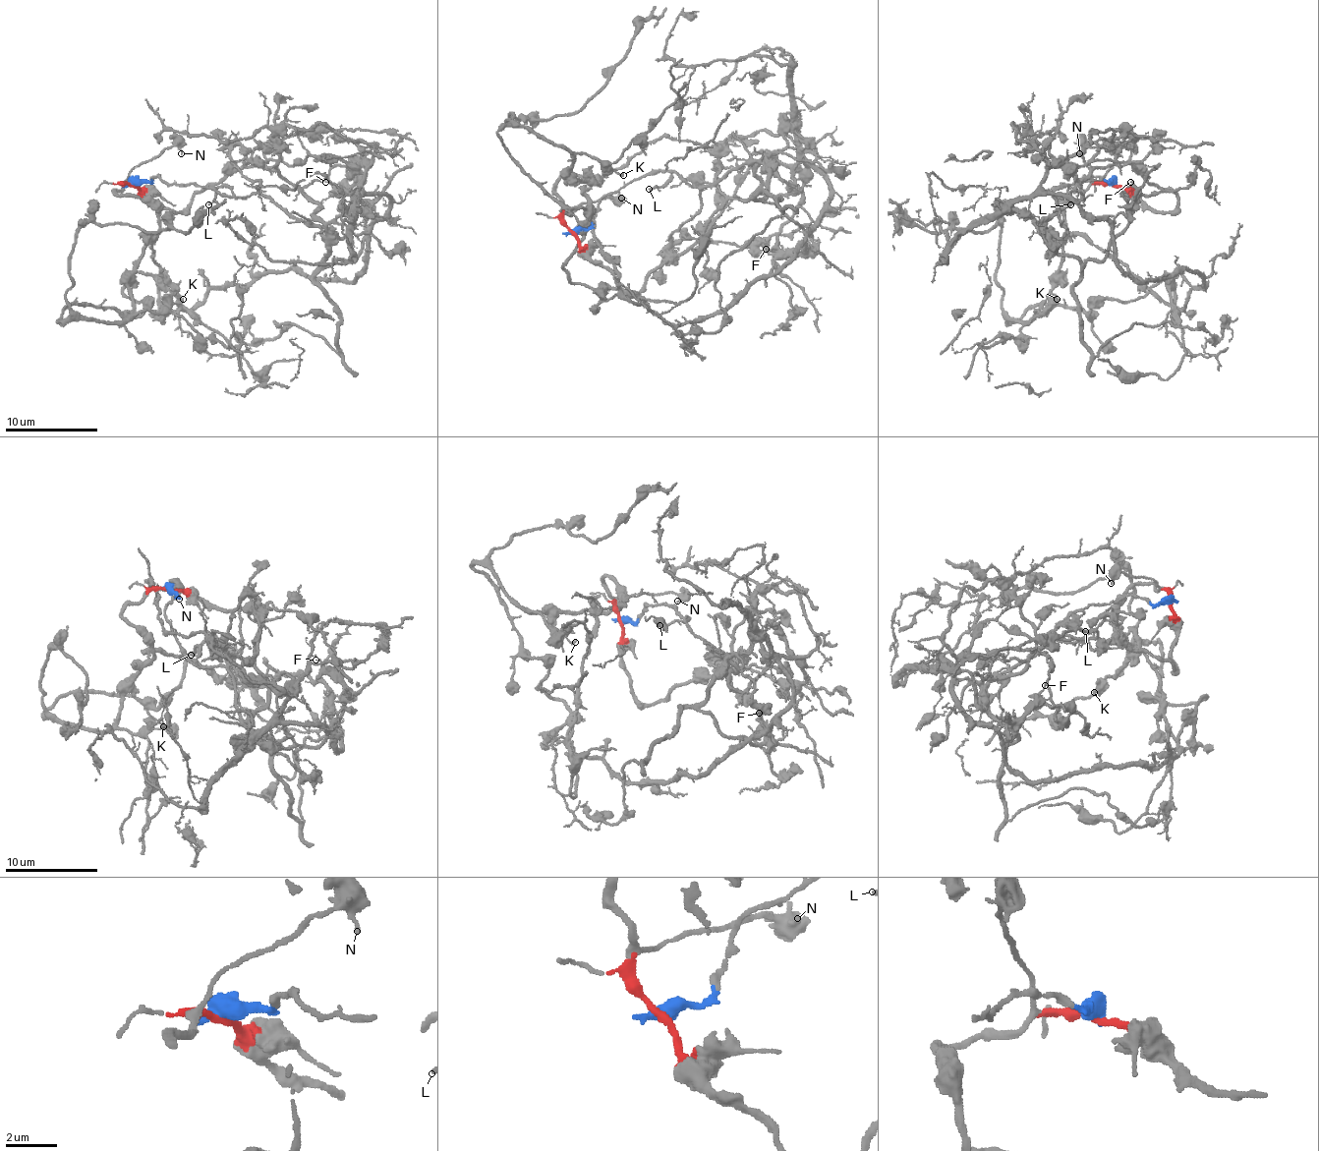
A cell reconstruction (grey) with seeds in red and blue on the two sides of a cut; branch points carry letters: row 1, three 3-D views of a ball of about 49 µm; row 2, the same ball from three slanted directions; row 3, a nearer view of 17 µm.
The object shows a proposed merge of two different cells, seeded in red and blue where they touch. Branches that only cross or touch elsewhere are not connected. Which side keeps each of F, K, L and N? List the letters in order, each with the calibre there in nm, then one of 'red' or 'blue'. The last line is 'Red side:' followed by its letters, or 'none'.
F: 130 nm | blue
K: 180 nm | red
L: 160 nm | blue
N: 180 nm | red
Red side: K, N

